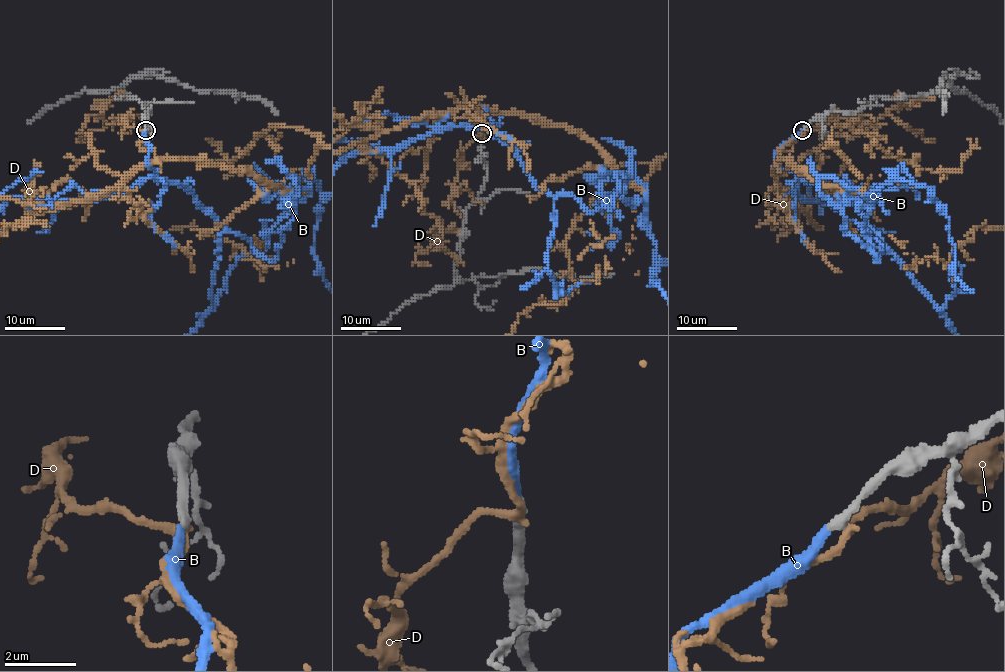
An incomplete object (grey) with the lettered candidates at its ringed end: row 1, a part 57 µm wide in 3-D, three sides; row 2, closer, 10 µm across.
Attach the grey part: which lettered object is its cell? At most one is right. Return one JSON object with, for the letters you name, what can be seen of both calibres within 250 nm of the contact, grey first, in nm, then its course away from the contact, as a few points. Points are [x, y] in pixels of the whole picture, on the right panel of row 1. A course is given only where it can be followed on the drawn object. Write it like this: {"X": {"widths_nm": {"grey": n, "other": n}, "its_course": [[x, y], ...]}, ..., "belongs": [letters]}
{"B": {"widths_nm": {"grey": 280, "other": 240}}, "belongs": ["B"]}

